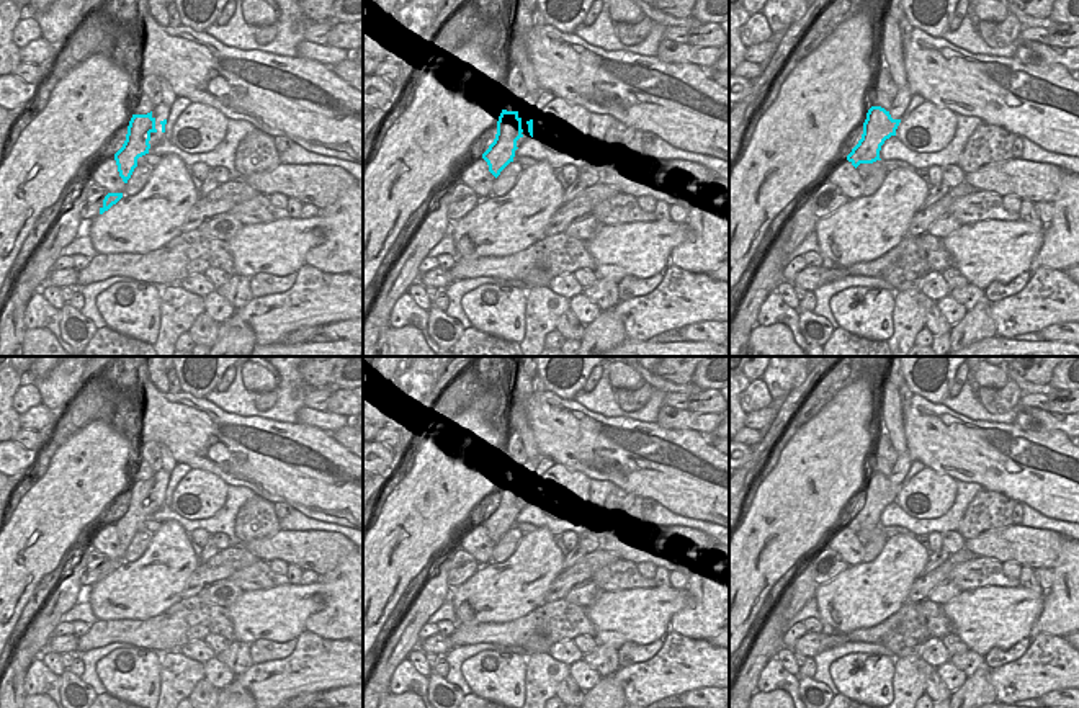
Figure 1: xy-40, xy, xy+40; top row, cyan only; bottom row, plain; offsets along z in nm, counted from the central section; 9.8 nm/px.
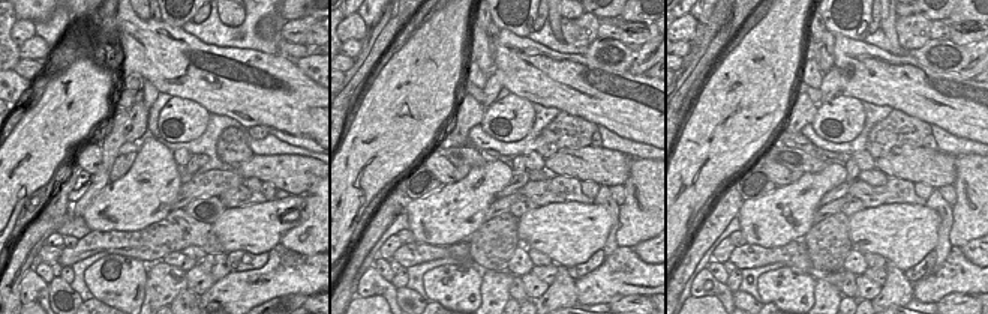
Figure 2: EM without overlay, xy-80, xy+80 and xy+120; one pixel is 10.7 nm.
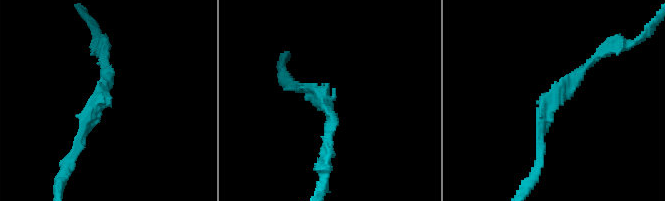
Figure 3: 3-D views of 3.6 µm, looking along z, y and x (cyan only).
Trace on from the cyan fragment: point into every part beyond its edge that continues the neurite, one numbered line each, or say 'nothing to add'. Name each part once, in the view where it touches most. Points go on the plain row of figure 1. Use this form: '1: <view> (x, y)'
nothing to add.

